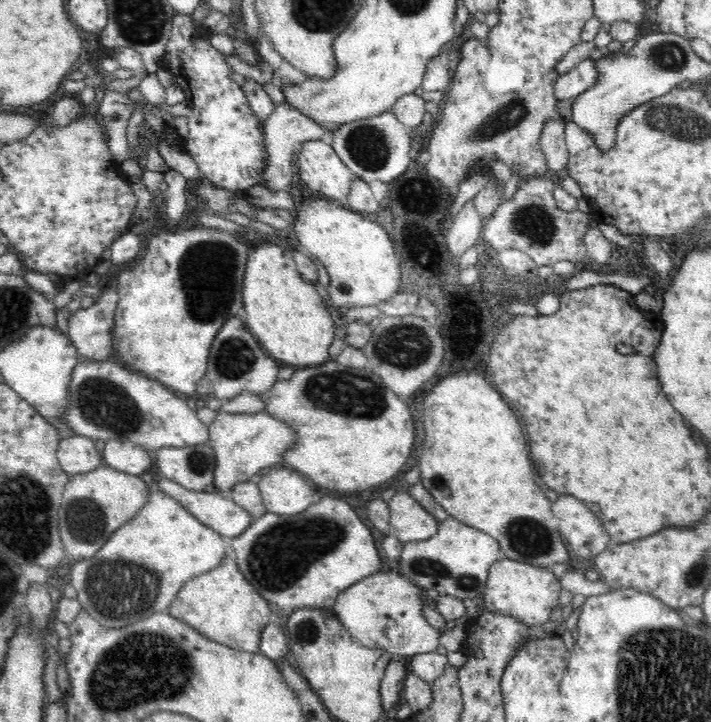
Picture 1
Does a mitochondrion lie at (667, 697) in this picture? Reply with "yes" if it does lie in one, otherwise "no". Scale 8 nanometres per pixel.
yes

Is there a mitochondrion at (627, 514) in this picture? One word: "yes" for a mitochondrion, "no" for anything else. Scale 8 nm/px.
no

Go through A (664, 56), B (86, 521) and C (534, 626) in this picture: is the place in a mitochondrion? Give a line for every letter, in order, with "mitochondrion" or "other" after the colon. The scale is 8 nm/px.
A: mitochondrion
B: mitochondrion
C: other

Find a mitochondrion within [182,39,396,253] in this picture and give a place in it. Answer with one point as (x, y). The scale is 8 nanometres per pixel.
(366, 145)

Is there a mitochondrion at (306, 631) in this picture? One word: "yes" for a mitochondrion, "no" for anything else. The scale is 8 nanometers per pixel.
yes

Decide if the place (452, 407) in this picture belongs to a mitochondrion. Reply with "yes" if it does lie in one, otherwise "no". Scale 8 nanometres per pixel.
no

